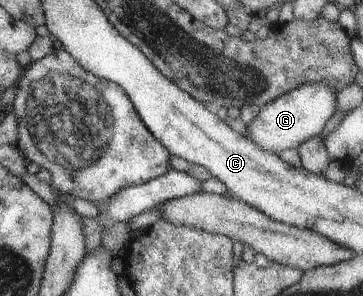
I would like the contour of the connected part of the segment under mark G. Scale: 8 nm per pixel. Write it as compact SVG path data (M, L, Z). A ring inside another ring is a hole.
M325 80L307 82L260 107L255 120L247 125L245 136L267 152L278 154L281 150L297 149L305 140L321 135L327 120L336 111L336 96L335 90Z

